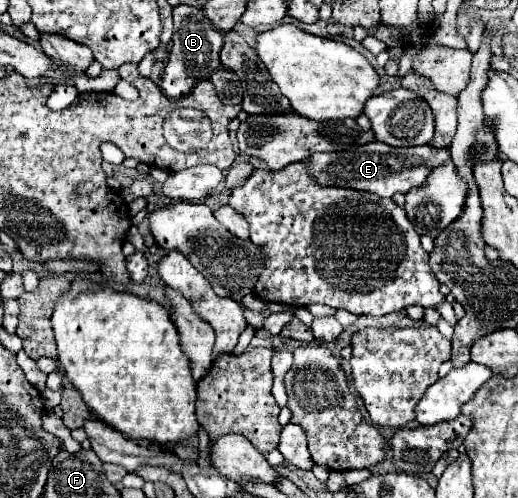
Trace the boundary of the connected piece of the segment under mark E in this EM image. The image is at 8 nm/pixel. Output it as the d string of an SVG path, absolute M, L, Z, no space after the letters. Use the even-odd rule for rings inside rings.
M373 141L353 151L311 155L309 159L305 159L305 163L309 163L309 175L313 175L313 179L317 179L317 183L321 185L367 191L379 197L393 197L395 193L407 193L411 187L419 187L425 181L425 177L431 173L431 169L447 159L451 159L449 149L433 149L427 145L397 149Z

